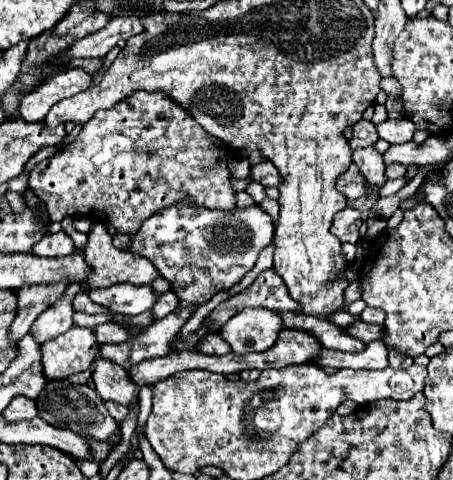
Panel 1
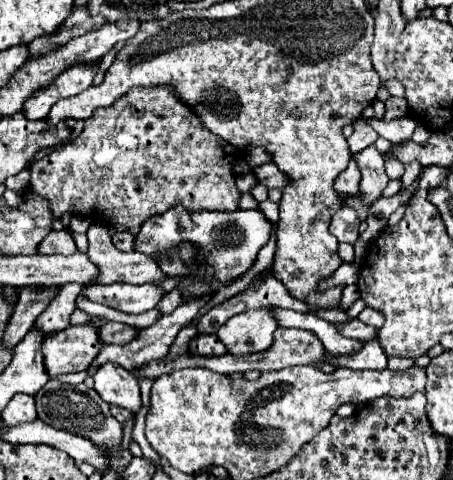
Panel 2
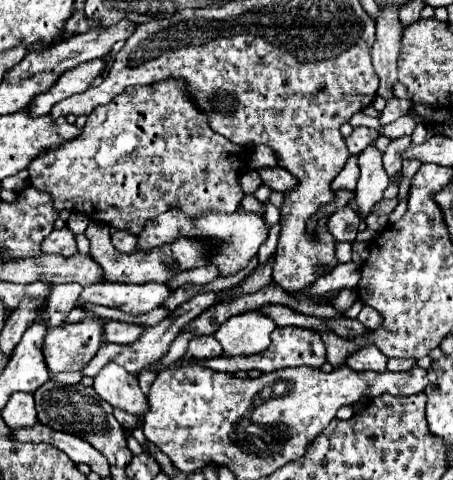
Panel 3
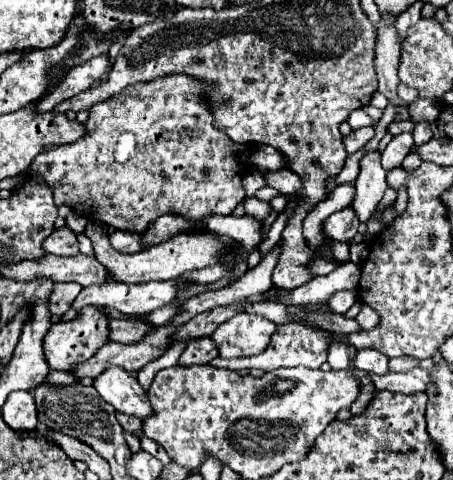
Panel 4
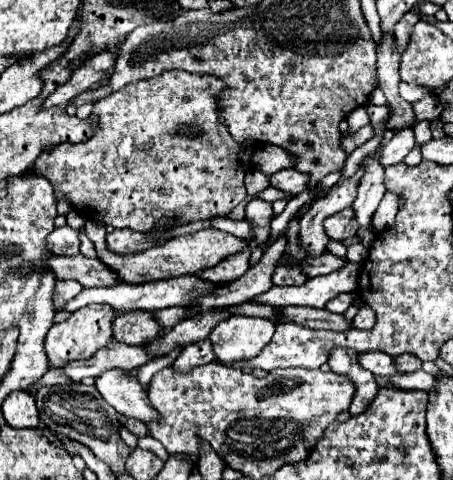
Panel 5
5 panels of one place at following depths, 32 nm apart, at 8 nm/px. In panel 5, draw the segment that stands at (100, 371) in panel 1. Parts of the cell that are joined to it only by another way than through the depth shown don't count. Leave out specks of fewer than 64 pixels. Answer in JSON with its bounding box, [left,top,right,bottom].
[94,368,156,422]

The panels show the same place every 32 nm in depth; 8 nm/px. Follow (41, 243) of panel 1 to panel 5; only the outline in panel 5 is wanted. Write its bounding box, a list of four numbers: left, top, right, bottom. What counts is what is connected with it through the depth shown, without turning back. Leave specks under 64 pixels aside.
[46,226,81,256]

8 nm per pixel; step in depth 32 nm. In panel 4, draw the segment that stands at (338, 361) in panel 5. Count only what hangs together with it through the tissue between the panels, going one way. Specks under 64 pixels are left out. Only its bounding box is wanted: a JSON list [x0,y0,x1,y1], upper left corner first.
[328,342,354,370]

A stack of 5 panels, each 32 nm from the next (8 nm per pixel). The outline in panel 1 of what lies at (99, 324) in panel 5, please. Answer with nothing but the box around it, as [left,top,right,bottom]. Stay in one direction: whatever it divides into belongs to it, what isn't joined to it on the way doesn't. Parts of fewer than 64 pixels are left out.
[40,326,98,380]

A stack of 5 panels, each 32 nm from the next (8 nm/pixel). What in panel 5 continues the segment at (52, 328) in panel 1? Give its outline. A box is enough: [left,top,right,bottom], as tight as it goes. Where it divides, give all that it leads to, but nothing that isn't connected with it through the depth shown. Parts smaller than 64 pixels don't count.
[54,280,82,312]

